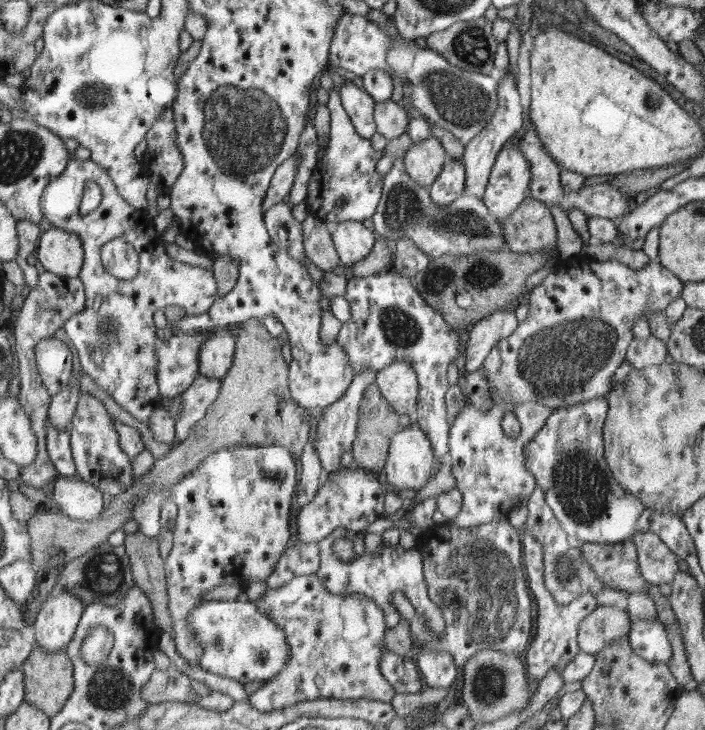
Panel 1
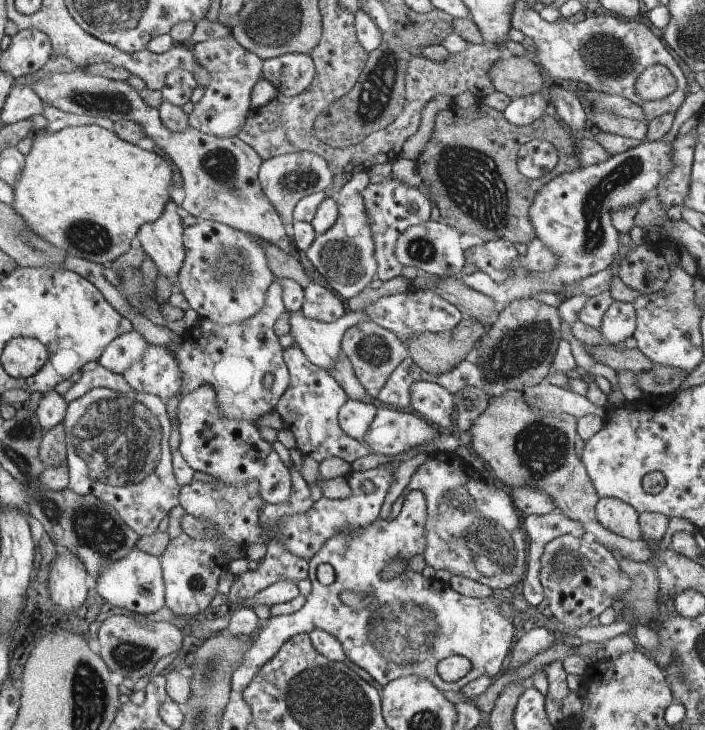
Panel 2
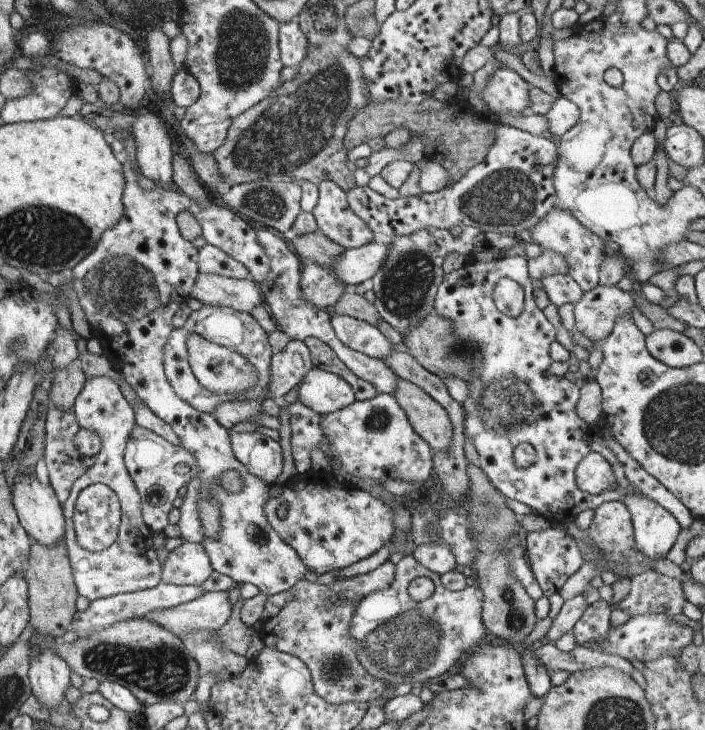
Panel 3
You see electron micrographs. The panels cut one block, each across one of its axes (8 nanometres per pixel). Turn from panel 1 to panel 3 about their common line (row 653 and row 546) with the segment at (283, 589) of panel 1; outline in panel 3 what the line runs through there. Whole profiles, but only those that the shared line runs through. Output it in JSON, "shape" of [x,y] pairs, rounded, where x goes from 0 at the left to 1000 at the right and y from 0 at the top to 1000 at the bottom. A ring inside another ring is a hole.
{"shape":[[[437,644],[424,648],[404,667],[400,677],[386,681],[377,690],[379,711],[384,715],[390,727],[397,733],[407,747],[411,747],[431,770],[435,781],[448,786],[462,786],[468,781],[494,778],[511,767],[521,766],[530,760],[545,745],[557,737],[559,721],[556,721],[556,707],[550,701],[550,690],[533,679],[528,679],[519,671],[505,671],[505,666],[491,668],[479,663],[477,658],[468,658],[462,671],[462,649],[457,652],[457,645]],[[406,693],[406,707],[394,707],[394,696]]]}

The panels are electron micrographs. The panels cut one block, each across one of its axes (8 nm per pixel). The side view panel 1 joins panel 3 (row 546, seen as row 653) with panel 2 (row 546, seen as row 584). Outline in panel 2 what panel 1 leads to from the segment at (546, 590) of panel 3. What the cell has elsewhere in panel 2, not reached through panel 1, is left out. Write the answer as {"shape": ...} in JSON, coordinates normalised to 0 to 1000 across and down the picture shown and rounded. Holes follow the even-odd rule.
{"shape":[[[786,699],[777,705],[748,705],[743,723],[749,734],[749,781],[740,800],[740,816],[752,829],[763,833],[772,822],[770,803],[765,793],[767,762],[773,748],[782,740],[797,733],[834,737],[826,716],[803,707],[797,700]]]}

